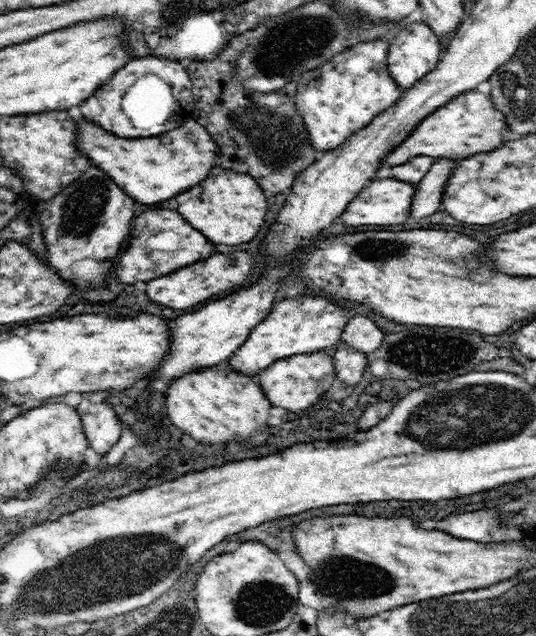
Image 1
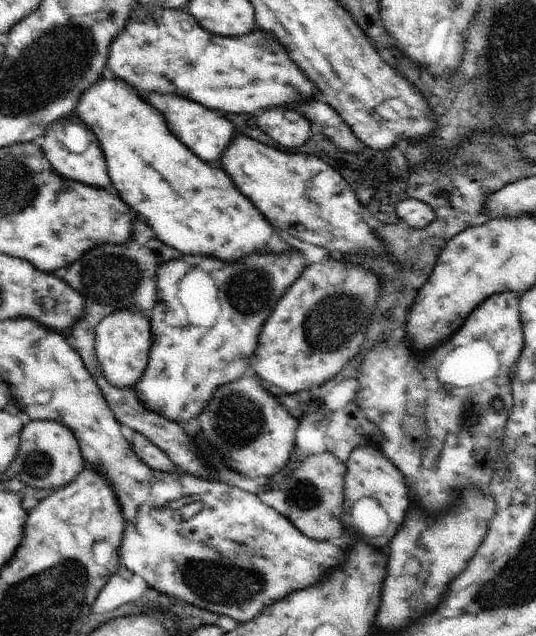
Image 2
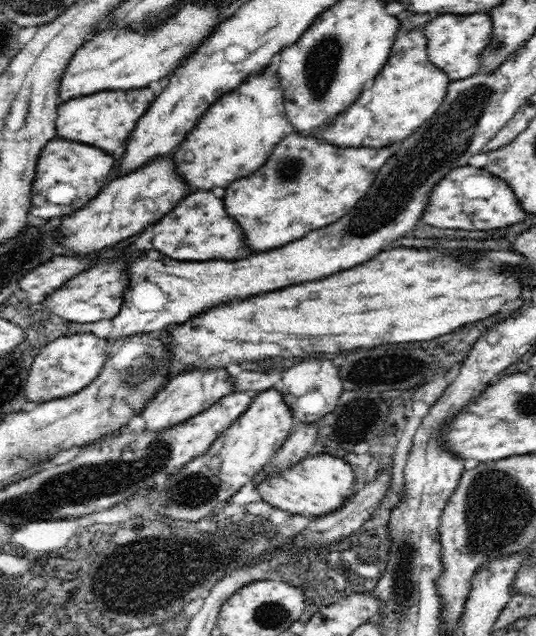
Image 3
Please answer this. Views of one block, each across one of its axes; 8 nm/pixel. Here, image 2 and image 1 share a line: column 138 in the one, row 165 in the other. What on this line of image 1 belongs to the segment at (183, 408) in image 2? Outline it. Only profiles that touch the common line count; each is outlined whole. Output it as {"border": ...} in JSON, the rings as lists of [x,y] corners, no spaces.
{"border":[[[477,89],[458,94],[456,98],[439,106],[430,116],[422,119],[414,132],[400,146],[394,148],[384,160],[382,168],[394,168],[408,162],[414,156],[432,156],[432,158],[465,159],[473,154],[490,152],[499,148],[502,143],[502,130],[507,128],[506,117],[498,110],[490,97]]]}

